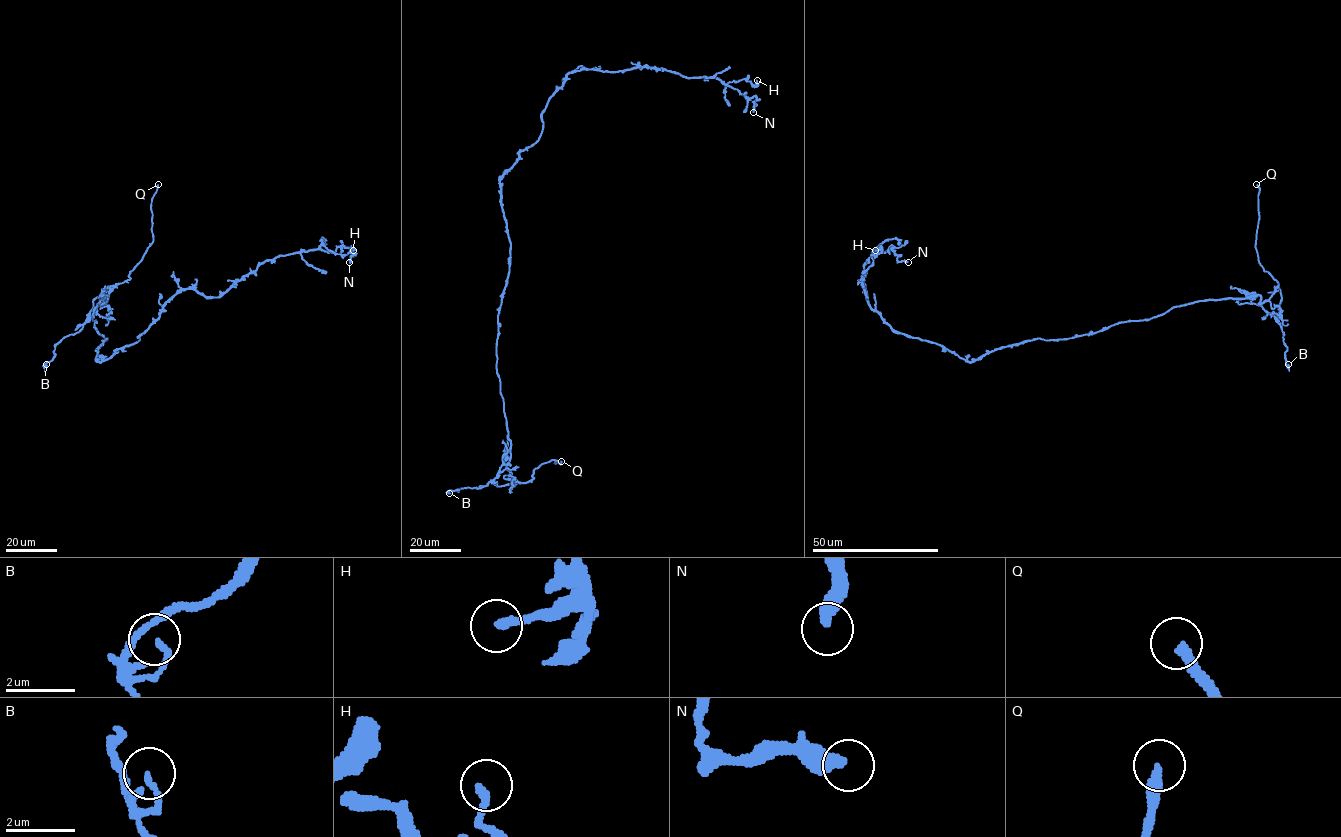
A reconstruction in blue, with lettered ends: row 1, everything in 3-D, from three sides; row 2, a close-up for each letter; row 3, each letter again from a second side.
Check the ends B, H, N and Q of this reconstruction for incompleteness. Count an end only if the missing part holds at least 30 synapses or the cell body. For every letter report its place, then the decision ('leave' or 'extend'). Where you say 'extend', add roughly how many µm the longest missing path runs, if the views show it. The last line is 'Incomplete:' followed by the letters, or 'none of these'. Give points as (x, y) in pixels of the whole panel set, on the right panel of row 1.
B: place (1288, 364); leave
H: place (875, 250); leave
N: place (908, 262); leave
Q: place (1256, 184); extend; missing 25 µm
Incomplete: Q

